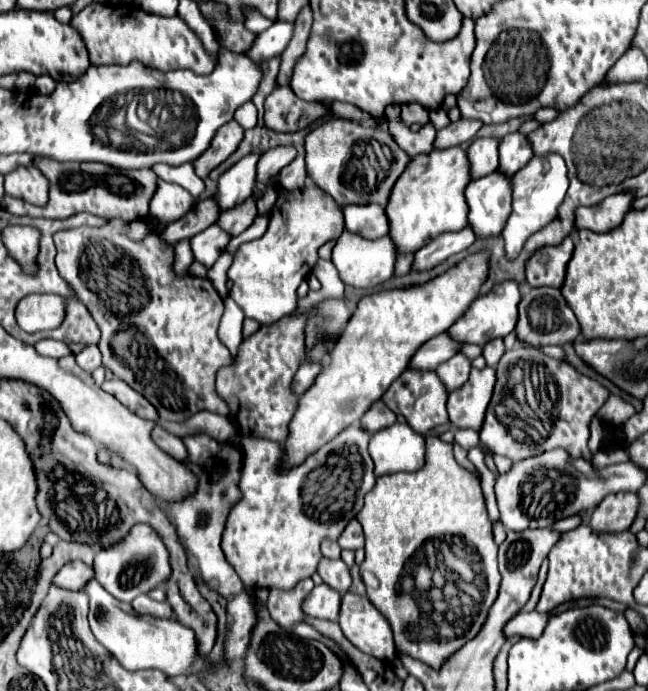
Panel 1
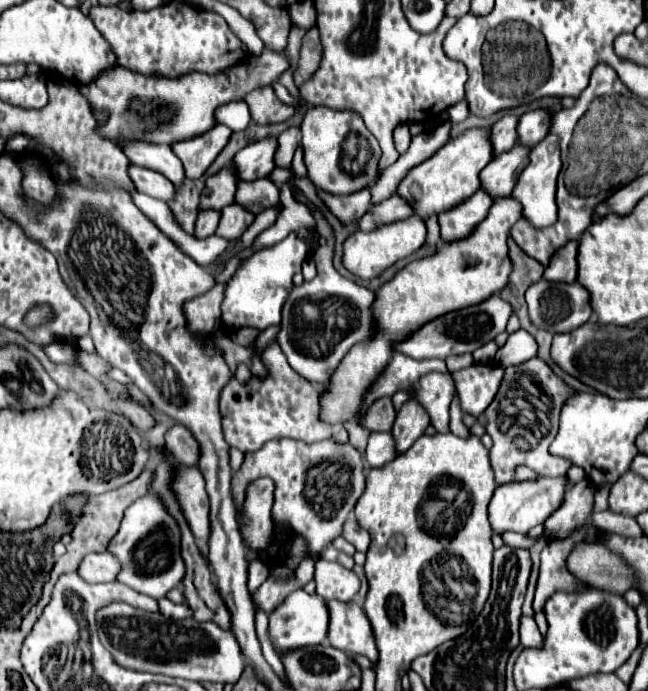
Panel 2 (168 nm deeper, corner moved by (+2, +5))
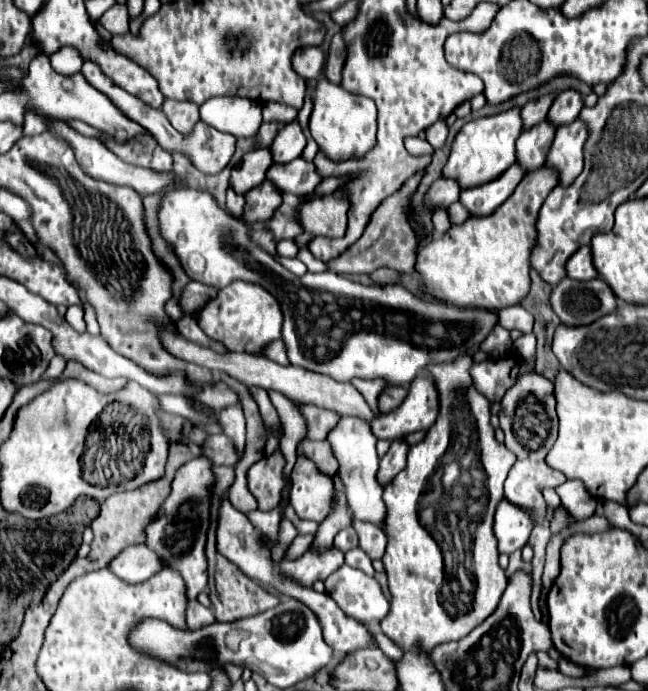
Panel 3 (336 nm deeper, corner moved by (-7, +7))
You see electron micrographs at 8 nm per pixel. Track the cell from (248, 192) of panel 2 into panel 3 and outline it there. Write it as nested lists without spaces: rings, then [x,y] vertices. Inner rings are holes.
[[[297,158],[287,164],[273,164],[267,172],[267,180],[275,182],[281,192],[293,192],[295,196],[303,196],[313,192],[323,180],[313,162]]]

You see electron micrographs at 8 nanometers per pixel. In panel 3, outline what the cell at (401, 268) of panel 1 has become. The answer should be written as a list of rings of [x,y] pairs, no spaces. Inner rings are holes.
[[[455,202],[449,206],[449,214],[451,214],[451,222],[453,224],[463,224],[469,218],[469,212],[463,208],[461,202]]]

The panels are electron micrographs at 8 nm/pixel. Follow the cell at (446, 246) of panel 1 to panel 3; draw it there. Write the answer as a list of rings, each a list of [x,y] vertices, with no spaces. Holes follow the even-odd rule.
[[[513,164],[511,168],[507,168],[507,172],[503,172],[503,176],[481,184],[479,188],[463,190],[461,202],[473,216],[487,216],[495,212],[515,192],[517,184],[523,180],[525,174],[527,170],[523,170],[523,166]]]

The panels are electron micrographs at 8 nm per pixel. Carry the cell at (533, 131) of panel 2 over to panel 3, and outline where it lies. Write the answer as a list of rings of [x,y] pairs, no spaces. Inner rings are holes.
[[[565,90],[555,98],[547,114],[547,120],[551,120],[551,124],[555,126],[563,126],[573,122],[581,110],[583,110],[583,96],[577,90]]]

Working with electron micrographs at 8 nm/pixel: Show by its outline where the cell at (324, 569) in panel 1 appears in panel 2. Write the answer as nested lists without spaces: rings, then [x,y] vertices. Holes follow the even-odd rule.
[[[324,558],[316,562],[314,580],[316,580],[316,592],[324,600],[350,602],[360,588],[360,580],[352,570],[336,562],[326,562]]]

